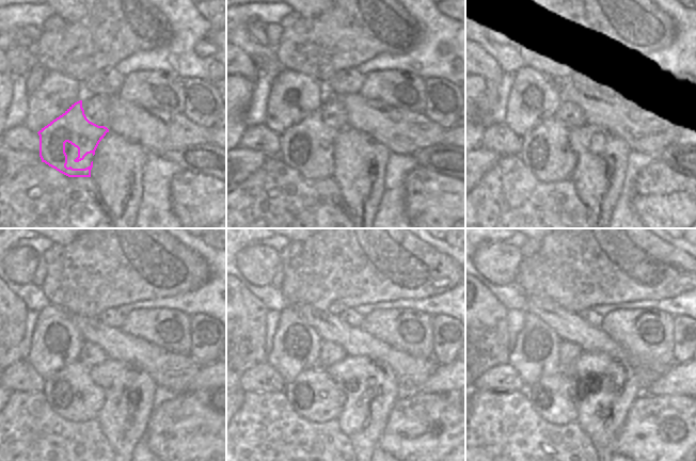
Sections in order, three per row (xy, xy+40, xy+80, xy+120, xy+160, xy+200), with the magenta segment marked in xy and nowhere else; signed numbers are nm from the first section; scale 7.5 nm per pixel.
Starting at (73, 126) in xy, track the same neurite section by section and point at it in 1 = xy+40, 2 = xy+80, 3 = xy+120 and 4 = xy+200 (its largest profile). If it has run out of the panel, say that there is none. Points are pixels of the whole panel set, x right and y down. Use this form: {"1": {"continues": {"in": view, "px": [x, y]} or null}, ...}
{"1": {"continues": {"in": "xy+40", "px": [312, 131]}}, "2": {"continues": {"in": "xy+80", "px": [551, 132]}}, "3": {"continues": {"in": "xy+120", "px": [57, 387]}}, "4": {"continues": {"in": "xy+200", "px": [544, 395]}}}

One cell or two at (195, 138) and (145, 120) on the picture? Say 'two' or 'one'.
one

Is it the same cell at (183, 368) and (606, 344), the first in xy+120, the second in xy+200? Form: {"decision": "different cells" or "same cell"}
{"decision": "same cell"}

